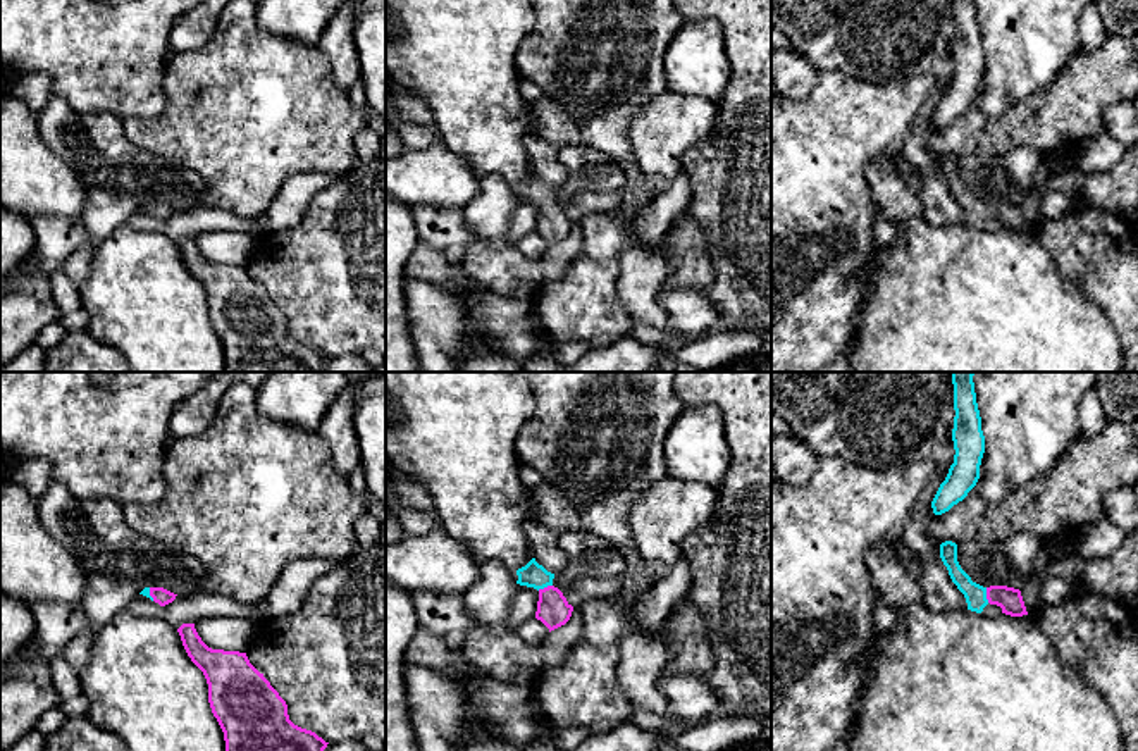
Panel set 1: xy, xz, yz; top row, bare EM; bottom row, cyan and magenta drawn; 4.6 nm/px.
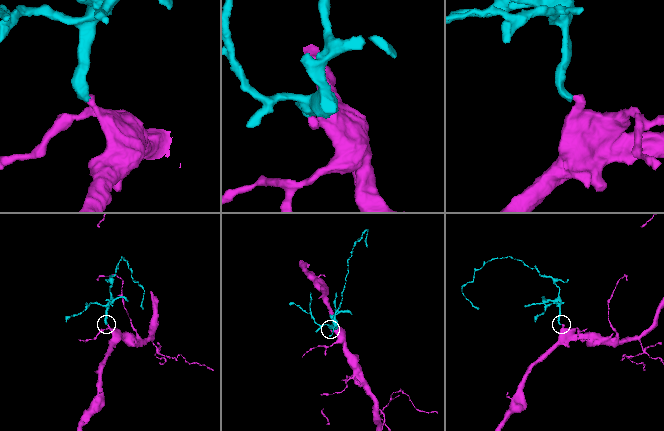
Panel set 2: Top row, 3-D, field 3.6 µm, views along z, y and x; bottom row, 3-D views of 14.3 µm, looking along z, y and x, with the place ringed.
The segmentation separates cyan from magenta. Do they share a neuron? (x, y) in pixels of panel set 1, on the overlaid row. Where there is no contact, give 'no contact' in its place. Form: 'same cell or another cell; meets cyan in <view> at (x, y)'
same cell; meets cyan in yz at (985, 595)

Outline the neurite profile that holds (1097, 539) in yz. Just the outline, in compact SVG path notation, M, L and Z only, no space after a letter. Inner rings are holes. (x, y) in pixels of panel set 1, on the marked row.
M1100 518L1081 529L1076 537L1076 553L1083 560L1095 560L1110 555L1126 537L1126 532L1109 518Z

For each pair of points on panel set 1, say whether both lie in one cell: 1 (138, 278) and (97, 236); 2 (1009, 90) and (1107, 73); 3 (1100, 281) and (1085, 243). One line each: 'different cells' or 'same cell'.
1: different cells
2: different cells
3: same cell

